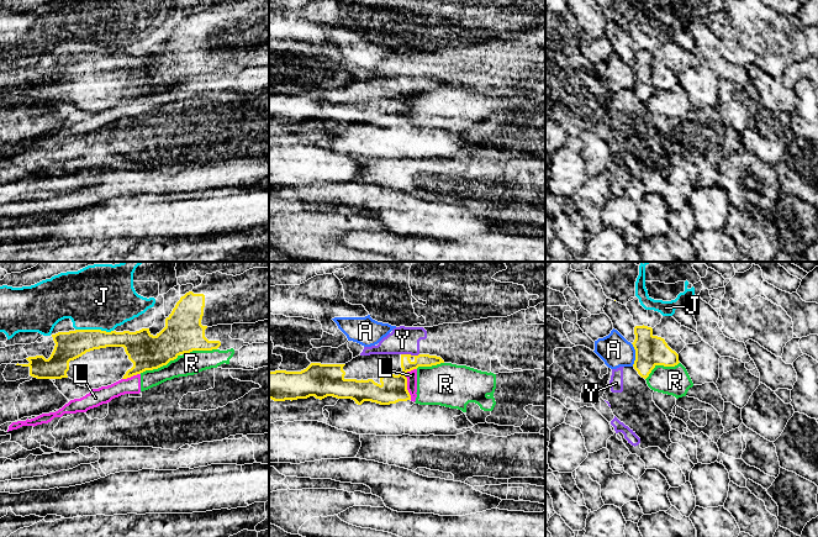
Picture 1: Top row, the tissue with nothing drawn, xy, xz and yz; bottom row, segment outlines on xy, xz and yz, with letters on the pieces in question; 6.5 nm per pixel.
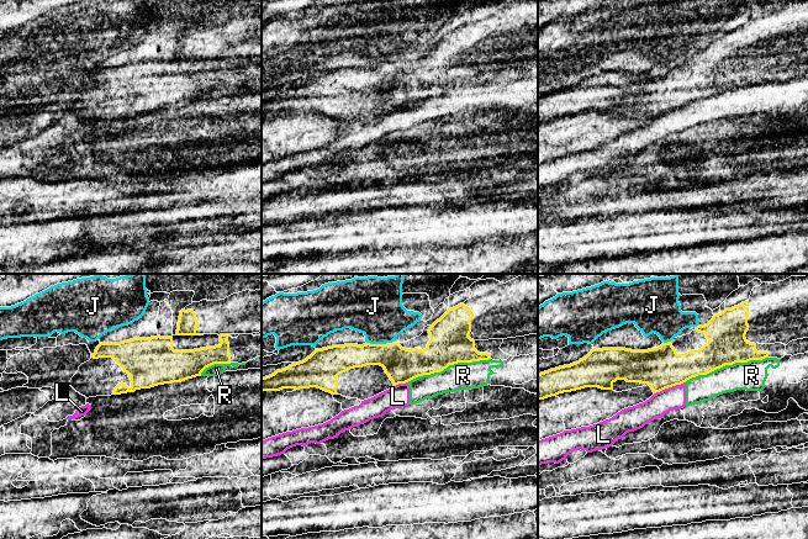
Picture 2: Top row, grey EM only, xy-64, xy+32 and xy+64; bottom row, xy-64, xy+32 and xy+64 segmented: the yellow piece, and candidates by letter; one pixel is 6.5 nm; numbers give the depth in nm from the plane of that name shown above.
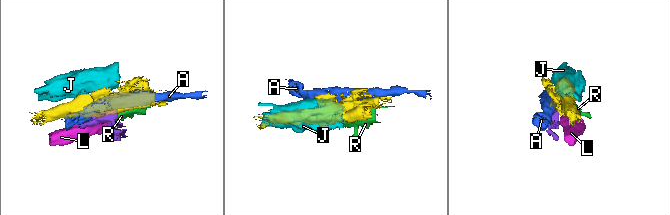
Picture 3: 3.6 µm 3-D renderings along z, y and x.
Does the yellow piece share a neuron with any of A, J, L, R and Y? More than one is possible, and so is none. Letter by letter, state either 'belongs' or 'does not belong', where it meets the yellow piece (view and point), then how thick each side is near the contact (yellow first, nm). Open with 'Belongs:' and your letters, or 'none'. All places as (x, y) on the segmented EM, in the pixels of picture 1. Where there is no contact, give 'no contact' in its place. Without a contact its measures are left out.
Belongs: none
A: does not belong | yz (636, 354) | 200/200 nm
J: does not belong | xy (94, 330) | 190/440 nm
L: does not belong | xz (406, 380) | 180/70 nm
R: does not belong | xy (159, 367) | 240/150 nm
Y: does not belong | xz (410, 354) | 180/180 nm

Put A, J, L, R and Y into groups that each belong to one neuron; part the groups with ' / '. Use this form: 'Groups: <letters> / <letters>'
Groups: A / J / L R / Y

